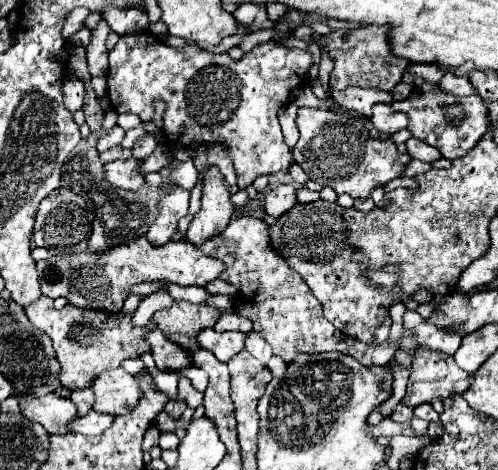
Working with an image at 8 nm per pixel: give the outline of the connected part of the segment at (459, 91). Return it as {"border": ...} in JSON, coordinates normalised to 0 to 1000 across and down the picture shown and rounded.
{"border":[[[898,153],[894,162],[890,162],[890,170],[882,174],[882,183],[886,183],[886,191],[894,191],[894,196],[902,196],[902,200],[914,200],[914,204],[942,204],[942,200],[950,200],[954,196],[954,187],[950,187],[950,179],[942,174],[942,166],[938,162],[914,162],[914,157],[906,157],[906,153]]]}

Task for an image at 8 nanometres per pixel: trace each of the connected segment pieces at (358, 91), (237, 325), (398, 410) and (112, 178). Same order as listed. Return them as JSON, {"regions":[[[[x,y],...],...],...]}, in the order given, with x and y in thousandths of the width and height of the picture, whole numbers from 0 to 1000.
{"regions":[[[[701,183],[701,187],[685,191],[685,196],[665,191],[665,209],[681,226],[713,234],[713,238],[733,243],[733,247],[745,243],[745,226],[749,221],[757,221],[757,217],[773,217],[773,221],[789,217],[785,196],[757,191],[757,187],[717,187],[717,183]]],[[[452,664],[452,668],[448,668],[440,681],[436,681],[432,698],[436,698],[440,706],[452,706],[452,702],[500,706],[500,702],[508,698],[508,689],[504,689],[496,677],[484,677],[484,672],[476,672],[472,664]]],[[[797,860],[789,881],[785,881],[785,889],[797,894],[797,898],[821,898],[829,889],[829,868],[821,868],[813,860]]],[[[259,336],[259,340],[235,340],[219,345],[207,353],[211,387],[219,387],[231,400],[243,404],[279,404],[287,396],[287,370],[279,366],[279,340]]]]}

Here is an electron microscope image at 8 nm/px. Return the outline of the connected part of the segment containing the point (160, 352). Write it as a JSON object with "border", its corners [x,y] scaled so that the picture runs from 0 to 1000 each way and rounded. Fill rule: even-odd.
{"border":[[[319,698],[295,702],[291,723],[303,736],[303,749],[319,787],[367,787],[384,774],[380,749],[359,732],[347,732]]]}

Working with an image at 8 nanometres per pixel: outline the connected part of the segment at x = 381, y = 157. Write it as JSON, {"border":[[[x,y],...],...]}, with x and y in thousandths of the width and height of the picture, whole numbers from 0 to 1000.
{"border":[[[600,230],[596,243],[600,298],[588,315],[588,340],[645,396],[665,396],[677,413],[737,421],[753,396],[777,391],[805,374],[821,328],[801,328],[785,298],[749,298],[713,251],[669,243],[637,230]]]}

